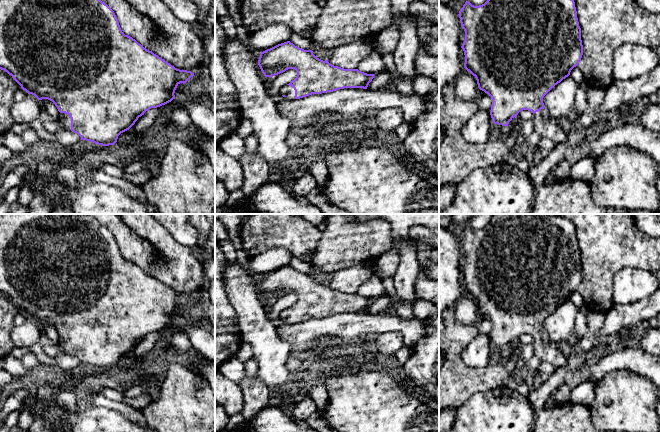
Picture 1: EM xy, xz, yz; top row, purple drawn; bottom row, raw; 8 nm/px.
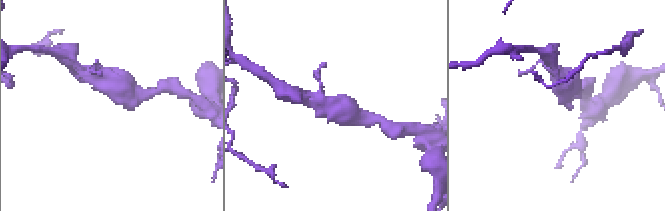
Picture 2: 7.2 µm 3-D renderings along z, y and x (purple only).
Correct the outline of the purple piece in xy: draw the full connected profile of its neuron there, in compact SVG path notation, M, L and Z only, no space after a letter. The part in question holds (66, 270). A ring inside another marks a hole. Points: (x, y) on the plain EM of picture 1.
M0 214L0 293L11 299L28 318L34 319L38 324L52 325L61 337L58 345L63 348L64 355L72 355L78 358L81 364L102 370L114 369L118 360L129 354L149 333L160 331L175 323L177 310L194 300L193 296L175 292L132 261L125 259L114 235L88 214Z

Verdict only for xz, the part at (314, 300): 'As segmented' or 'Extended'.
Extended

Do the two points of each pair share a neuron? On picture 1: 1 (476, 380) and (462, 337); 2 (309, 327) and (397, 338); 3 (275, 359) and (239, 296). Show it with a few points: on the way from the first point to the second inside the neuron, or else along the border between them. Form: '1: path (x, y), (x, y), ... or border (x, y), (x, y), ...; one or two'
1: path (465, 371), (456, 362), (456, 348); one
2: border (379, 333), (400, 331), (403, 334); two
3: path (265, 343), (258, 332), (258, 320), (252, 312); one

